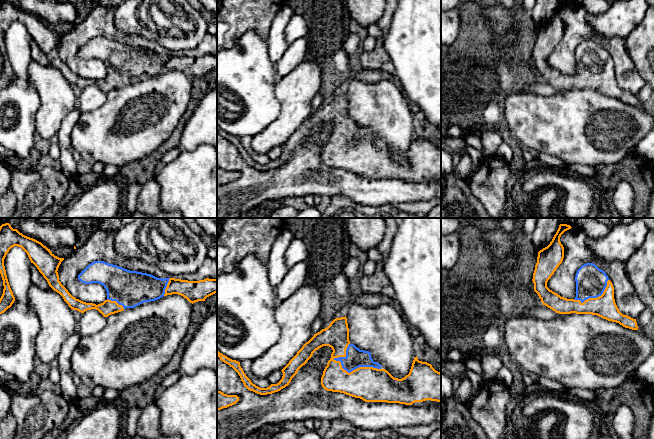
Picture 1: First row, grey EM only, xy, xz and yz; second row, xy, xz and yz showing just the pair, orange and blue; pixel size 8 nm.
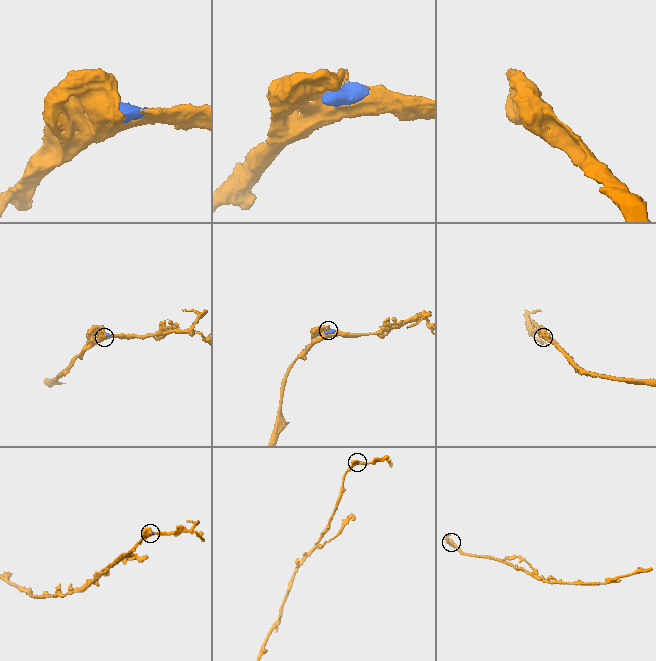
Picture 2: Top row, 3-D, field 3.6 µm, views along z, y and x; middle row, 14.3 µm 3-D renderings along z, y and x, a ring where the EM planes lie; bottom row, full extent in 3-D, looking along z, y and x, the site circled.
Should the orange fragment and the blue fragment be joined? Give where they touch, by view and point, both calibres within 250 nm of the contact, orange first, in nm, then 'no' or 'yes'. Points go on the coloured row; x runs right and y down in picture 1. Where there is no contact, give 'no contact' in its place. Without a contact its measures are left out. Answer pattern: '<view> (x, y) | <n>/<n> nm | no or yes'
xz (355, 369) | 280/160 nm | yes

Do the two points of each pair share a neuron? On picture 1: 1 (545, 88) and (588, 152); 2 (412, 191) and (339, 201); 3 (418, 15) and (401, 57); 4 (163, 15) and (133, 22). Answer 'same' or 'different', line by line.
1: different
2: different
3: same
4: same

